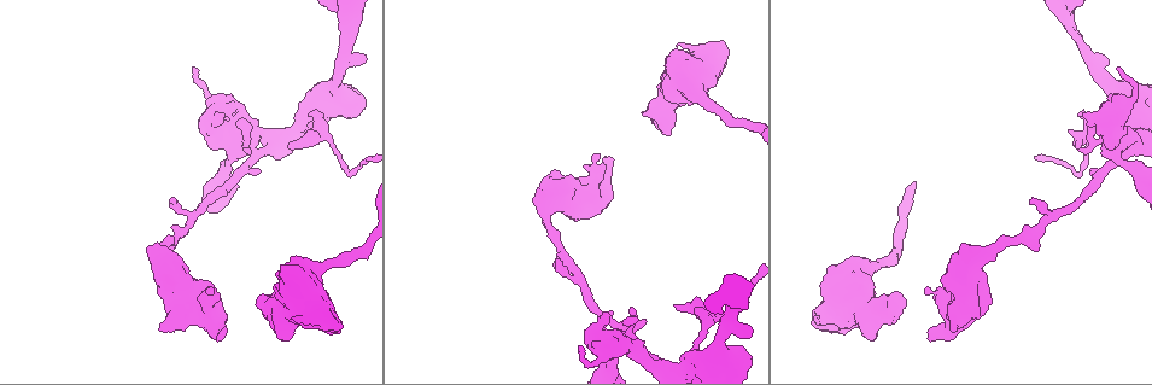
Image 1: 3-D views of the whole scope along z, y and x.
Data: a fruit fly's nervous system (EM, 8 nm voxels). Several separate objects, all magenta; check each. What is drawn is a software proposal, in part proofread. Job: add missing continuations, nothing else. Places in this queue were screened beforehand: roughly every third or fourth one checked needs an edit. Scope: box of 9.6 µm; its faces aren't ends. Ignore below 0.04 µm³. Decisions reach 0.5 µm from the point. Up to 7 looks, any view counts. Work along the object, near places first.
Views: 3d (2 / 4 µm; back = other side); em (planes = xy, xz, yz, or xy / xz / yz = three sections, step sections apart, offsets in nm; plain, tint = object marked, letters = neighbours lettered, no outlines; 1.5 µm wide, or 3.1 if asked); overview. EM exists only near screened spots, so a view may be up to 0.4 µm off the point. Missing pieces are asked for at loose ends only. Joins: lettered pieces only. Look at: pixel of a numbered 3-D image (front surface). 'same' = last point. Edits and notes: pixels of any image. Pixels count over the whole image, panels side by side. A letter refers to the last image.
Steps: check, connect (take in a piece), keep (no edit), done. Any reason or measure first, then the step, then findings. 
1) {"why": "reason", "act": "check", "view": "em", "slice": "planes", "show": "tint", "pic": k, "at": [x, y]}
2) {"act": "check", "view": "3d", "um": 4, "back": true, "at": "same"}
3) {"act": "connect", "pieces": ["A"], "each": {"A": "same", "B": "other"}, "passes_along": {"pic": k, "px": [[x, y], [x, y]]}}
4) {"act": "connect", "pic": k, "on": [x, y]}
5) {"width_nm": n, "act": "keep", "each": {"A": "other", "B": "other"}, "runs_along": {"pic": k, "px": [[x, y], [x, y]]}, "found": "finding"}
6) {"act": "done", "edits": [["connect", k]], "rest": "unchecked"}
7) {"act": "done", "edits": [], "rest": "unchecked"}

{"act": "check", "view": "3d", "um": 2, "back": true, "pic": 1, "at": [170, 202]}

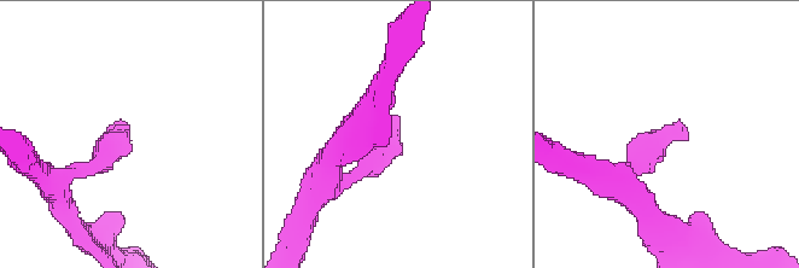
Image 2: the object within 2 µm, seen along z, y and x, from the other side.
{"why": "now the EM", "act": "check", "view": "em", "slice": "planes", "show": "plain", "pic": 2, "at": [686, 138]}

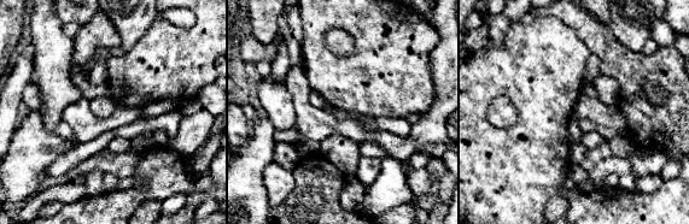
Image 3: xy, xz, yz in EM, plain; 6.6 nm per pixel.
{"act": "check", "view": "em", "slice": "planes", "show": "letters", "at": "same"}

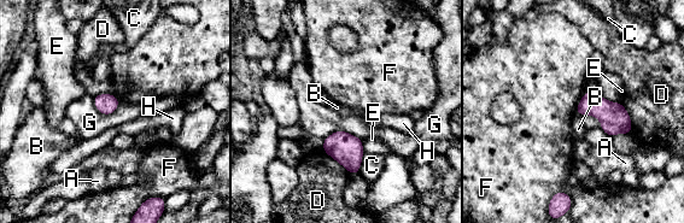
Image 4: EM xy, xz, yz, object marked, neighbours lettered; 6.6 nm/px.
{"act": "keep", "each": {"A": "other", "B": "other", "C": "other", "D": "other", "E": "other", "F": "other", "G": "other", "H": "other"}, "border": {"pic": 4, "px": [[585, 89], [574, 112]]}, "found": "no lettered piece goes on from it"}

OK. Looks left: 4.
{"why": "branch stops here", "act": "check", "view": "em", "slice": "xy", "step": 4, "show": "letters", "pic": 1, "at": [579, 347]}

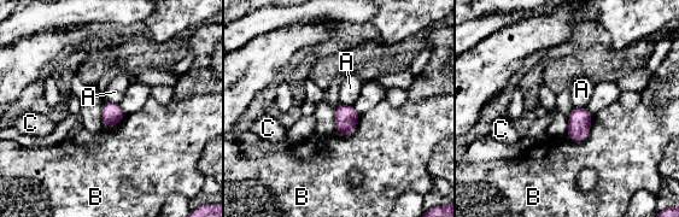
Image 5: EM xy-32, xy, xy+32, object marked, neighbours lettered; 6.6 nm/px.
{"why": "another direction", "act": "check", "view": "em", "slice": "planes", "show": "letters", "at": "same"}

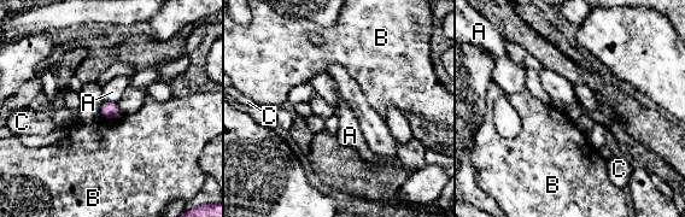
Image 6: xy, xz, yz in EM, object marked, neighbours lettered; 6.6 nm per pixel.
{"longest_contact_nm": ["B", 150], "act": "keep", "each": {"A": "other", "B": "other", "C": "other"}, "border": {"pic": 6, "px": [[123, 115], [116, 118], [101, 117]]}, "found": "none of them fits"}

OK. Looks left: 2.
{"why": "an open end", "act": "check", "view": "3d", "um": 4, "pic": 1, "at": [678, 44]}

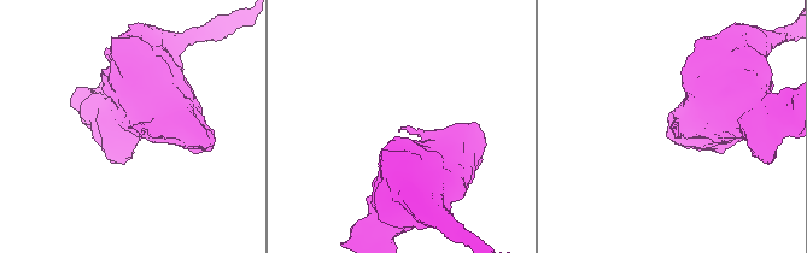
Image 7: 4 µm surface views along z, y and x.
{"why": "now the EM", "act": "check", "view": "em", "slice": "planes", "show": "letters", "pic": 7, "at": [128, 128]}

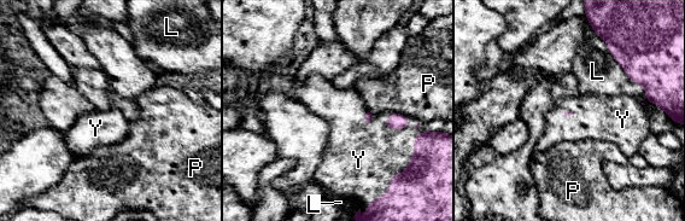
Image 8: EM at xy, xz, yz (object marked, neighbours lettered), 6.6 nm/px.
{"act": "connect", "pieces": ["Y"], "each": {"L": "other", "P": "other", "Y": "same"}, "passes_along": {"pic": 8, "px": [[396, 121], [400, 128], [373, 153]]}, "found": "the neuron continues"}

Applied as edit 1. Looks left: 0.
{"act": "done", "edits": [["connect", 8]], "rest": "unchecked"}

